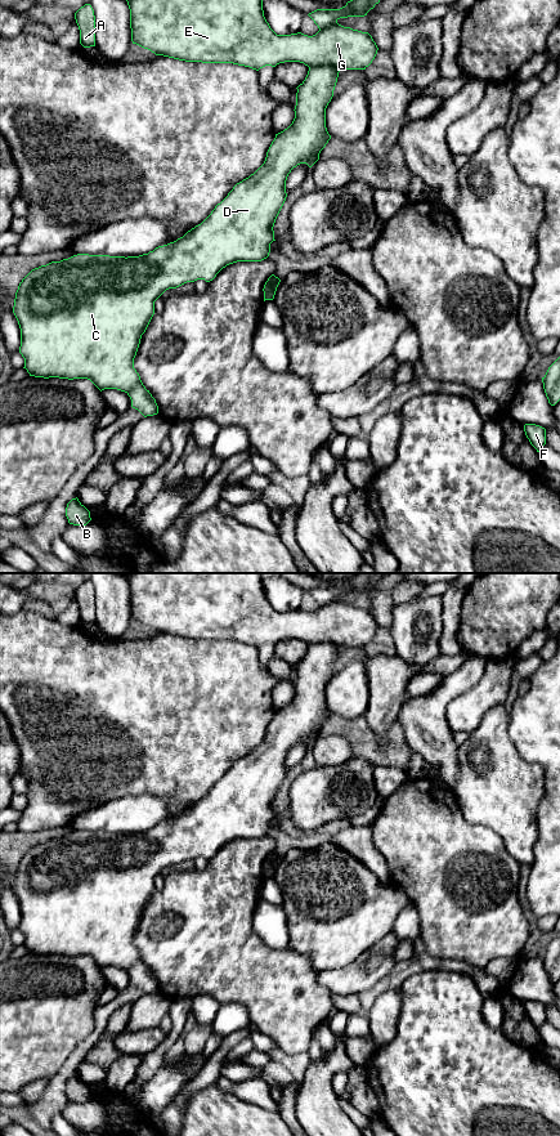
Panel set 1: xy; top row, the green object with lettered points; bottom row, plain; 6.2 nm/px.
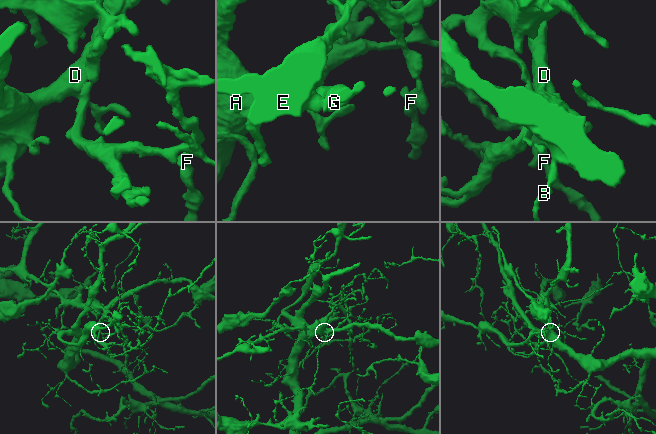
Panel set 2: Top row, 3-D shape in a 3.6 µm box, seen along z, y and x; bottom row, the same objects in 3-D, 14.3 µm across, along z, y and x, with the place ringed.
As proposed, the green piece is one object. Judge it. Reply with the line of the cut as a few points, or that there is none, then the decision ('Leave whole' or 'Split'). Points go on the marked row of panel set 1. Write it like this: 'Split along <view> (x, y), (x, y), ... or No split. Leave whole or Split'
Split along xy (309, 66), (336, 66), (340, 70). Split

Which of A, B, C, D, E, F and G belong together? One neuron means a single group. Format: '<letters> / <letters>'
A E G / B C D F

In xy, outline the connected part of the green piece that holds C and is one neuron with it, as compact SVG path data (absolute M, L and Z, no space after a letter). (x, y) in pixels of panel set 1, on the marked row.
M333 66L309 67L305 80L296 88L295 118L287 129L275 134L264 164L248 178L237 183L211 214L183 237L139 256L77 254L32 269L19 283L13 307L21 328L19 353L24 358L23 368L30 376L88 379L100 392L104 389L125 392L131 399L131 407L144 417L157 415L156 399L145 389L134 368L134 358L142 335L154 314L154 301L166 290L176 289L187 282L197 279L210 282L229 264L261 261L269 256L270 243L275 241L273 227L287 197L286 180L288 174L300 164L312 167L331 139L326 128L326 108L333 97L340 71Z

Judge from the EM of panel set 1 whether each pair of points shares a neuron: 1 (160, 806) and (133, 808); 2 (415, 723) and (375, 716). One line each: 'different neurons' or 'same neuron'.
1: same neuron
2: different neurons

